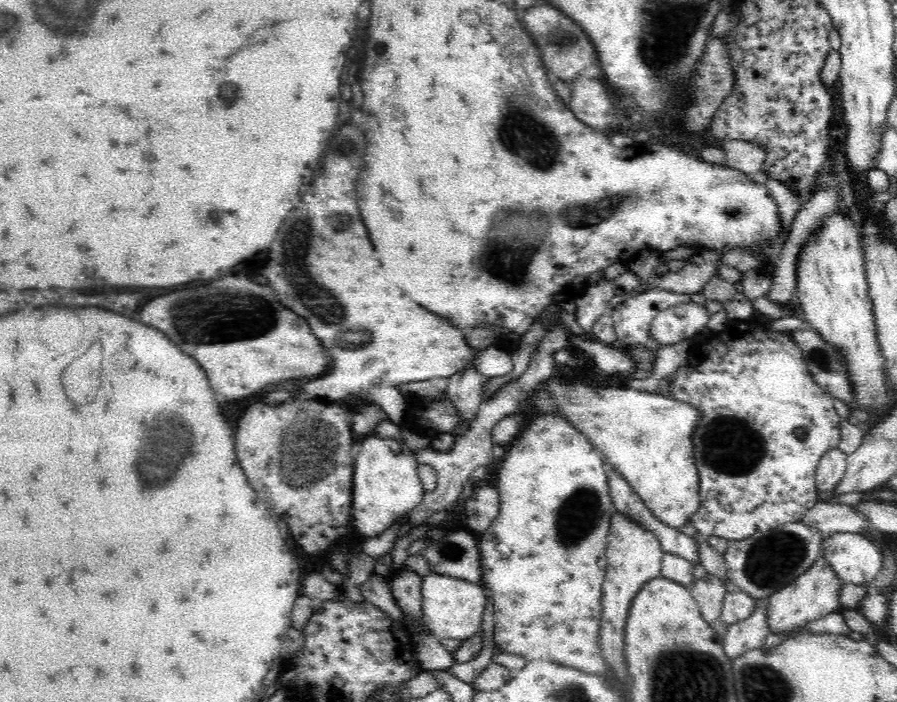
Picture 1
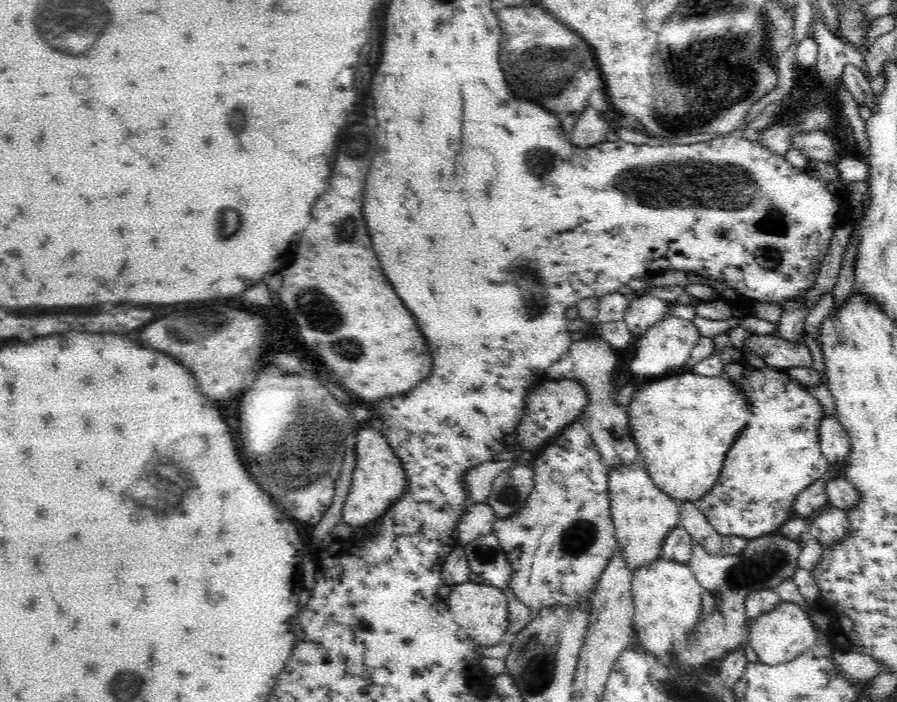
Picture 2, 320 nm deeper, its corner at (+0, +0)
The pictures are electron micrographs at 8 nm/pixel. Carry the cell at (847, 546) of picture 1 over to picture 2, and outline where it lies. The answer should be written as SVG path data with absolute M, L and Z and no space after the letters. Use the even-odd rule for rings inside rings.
M826 505L814 514L809 526L809 536L817 538L823 546L834 546L849 533L847 511Z

